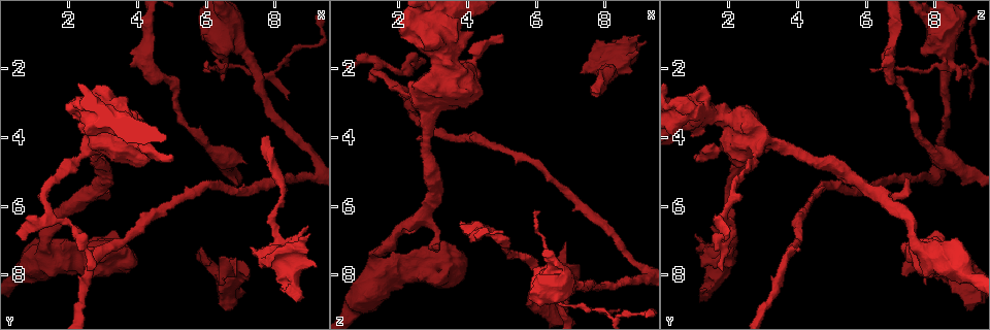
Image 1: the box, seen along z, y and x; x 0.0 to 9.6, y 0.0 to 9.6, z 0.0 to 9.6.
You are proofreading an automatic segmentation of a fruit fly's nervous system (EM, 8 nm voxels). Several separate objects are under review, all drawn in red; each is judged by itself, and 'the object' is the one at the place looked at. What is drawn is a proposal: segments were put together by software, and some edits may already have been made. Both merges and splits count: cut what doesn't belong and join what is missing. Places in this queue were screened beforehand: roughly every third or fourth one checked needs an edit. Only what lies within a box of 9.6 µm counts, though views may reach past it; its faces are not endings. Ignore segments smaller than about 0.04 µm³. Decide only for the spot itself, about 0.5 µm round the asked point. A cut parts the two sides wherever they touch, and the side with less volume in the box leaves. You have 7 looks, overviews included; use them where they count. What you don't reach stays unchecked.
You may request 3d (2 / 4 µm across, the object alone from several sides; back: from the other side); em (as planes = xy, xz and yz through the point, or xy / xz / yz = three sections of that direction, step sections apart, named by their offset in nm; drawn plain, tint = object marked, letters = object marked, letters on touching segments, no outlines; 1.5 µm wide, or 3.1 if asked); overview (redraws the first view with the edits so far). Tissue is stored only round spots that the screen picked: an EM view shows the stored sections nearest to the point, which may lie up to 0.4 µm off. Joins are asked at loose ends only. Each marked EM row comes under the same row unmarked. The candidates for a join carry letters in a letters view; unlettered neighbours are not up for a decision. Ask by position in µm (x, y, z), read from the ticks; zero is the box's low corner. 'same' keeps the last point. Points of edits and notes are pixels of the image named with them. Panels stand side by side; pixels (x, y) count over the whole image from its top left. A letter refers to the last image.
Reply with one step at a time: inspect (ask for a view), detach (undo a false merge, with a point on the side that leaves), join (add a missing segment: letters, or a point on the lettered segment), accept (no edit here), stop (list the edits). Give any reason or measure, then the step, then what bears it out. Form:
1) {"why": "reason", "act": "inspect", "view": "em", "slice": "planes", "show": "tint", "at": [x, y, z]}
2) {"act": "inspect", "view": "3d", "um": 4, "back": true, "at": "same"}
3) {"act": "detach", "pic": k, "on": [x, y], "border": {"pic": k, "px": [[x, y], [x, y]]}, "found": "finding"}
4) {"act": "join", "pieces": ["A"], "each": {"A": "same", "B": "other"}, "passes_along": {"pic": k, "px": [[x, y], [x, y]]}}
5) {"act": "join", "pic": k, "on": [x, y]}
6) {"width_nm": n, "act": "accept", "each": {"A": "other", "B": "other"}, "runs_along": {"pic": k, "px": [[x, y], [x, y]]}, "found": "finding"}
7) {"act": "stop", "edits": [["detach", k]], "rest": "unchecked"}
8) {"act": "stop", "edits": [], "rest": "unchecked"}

{"why": "tapers out", "act": "inspect", "view": "3d", "um": 2, "at": [8.40, 2.85, 9.00]}

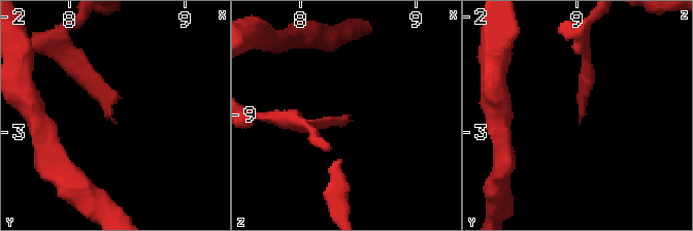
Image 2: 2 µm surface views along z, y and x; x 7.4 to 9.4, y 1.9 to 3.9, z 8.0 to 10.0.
{"why": "need the tissue", "act": "inspect", "view": "em", "slice": "yz", "step": 4, "show": "tint", "at": [8.36, 2.92, 9.02]}

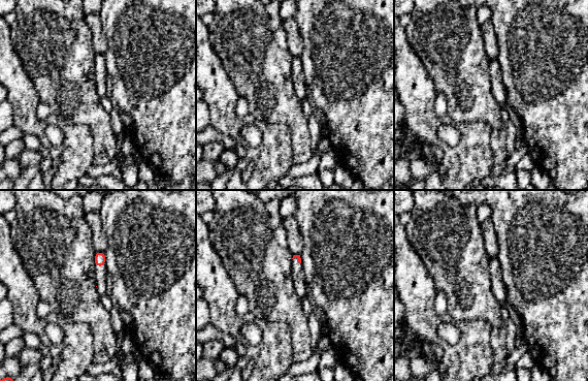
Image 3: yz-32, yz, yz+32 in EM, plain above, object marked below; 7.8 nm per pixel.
{"why": "cut it another way", "act": "inspect", "view": "em", "slice": "planes", "show": "letters", "at": "same"}

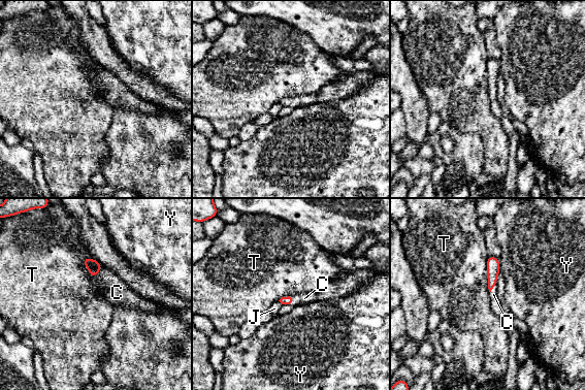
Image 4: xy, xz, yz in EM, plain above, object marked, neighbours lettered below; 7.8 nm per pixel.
{"longest_contact_nm": ["T", 280], "act": "join", "pieces": ["C"], "each": {"C": "same", "J": "other", "T": "other", "Y": "other"}, "passes_along": {"pic": 4, "px": [[93, 266], [98, 271], [117, 292]]}, "found": "the neuron continues"}

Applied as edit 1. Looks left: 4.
{"why": "redraw", "act": "inspect", "view": "overview"}

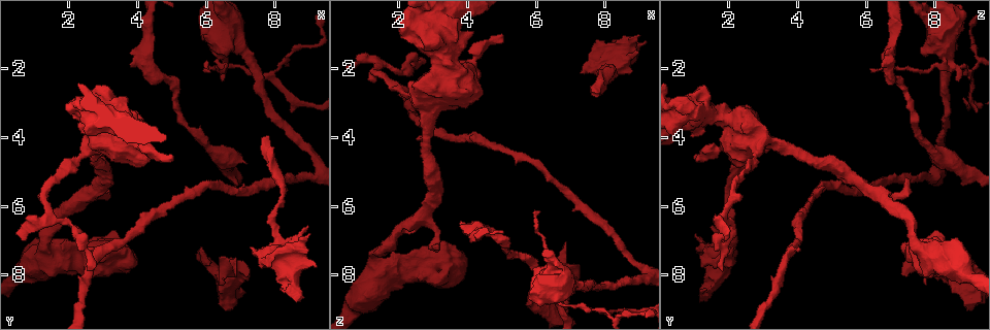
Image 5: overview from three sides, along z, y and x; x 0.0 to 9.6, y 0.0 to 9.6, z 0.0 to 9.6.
{"why": "stops while still wide", "act": "inspect", "view": "em", "slice": "xy", "step": 4, "show": "tint", "at": [7.30, 7.25, 2.20]}

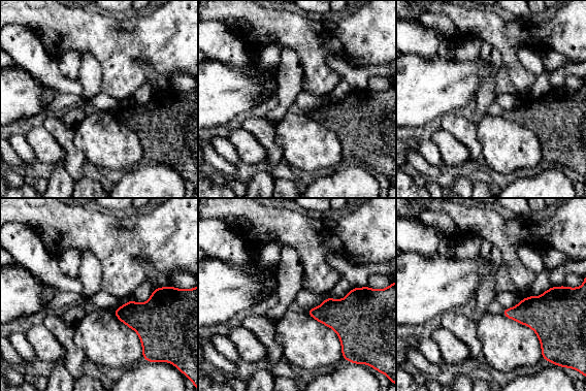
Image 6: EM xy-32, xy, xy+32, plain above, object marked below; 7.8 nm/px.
{"why": "cut it another way", "act": "inspect", "view": "em", "slice": "planes", "show": "letters", "at": "same"}

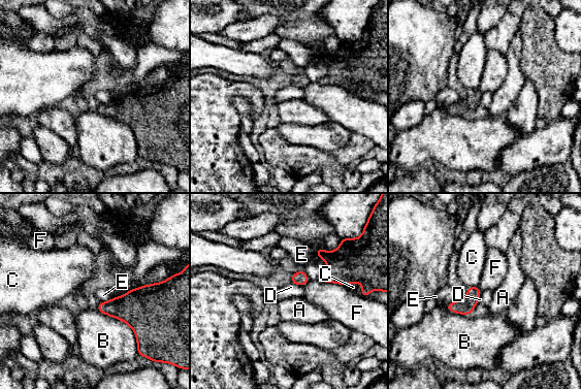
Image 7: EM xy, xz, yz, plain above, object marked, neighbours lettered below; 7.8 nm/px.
{"act": "accept", "each": {"A": "other", "B": "other", "C": "other", "D": "other", "E": "other", "F": "other"}, "border": {"pic": 7, "px": [[291, 282], [301, 286]]}, "found": "no lettered segment goes on from it"}

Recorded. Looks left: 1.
{"act": "inspect", "view": "em", "slice": "xy", "step": 4, "show": "letters", "at": [2.50, 4.45, 2.85]}

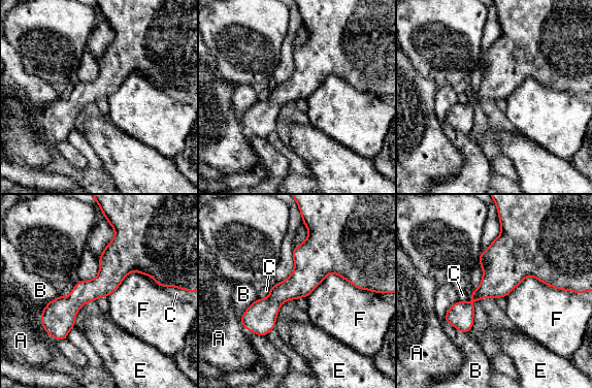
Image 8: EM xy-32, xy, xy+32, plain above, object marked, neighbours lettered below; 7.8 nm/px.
{"act": "accept", "each": {"A": "other", "B": "other", "C": "other", "E": "other", "F": "other"}, "runs_along": {"pic": 8, "px": [[305, 220], [314, 261], [263, 331]]}, "found": "all the same neuron"}

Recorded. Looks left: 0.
{"act": "stop", "edits": [["join", 4]], "rest": "unchecked"}

